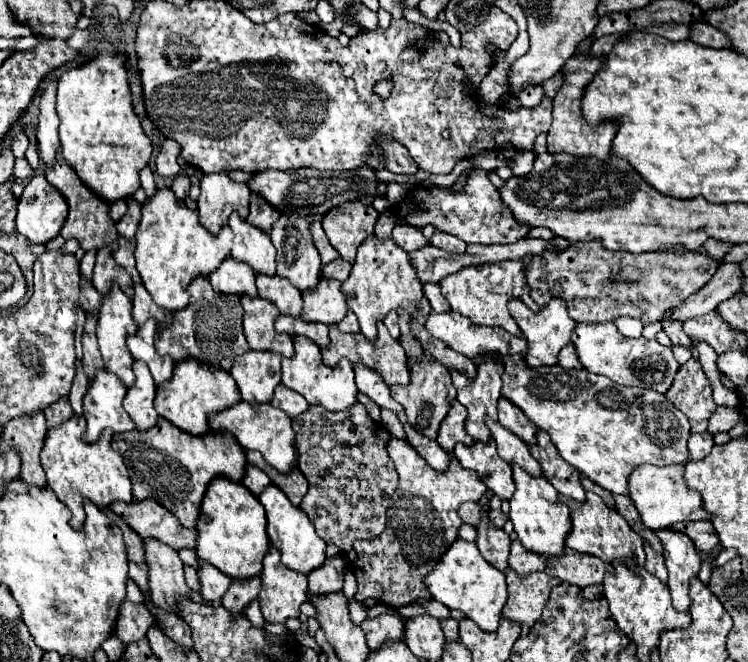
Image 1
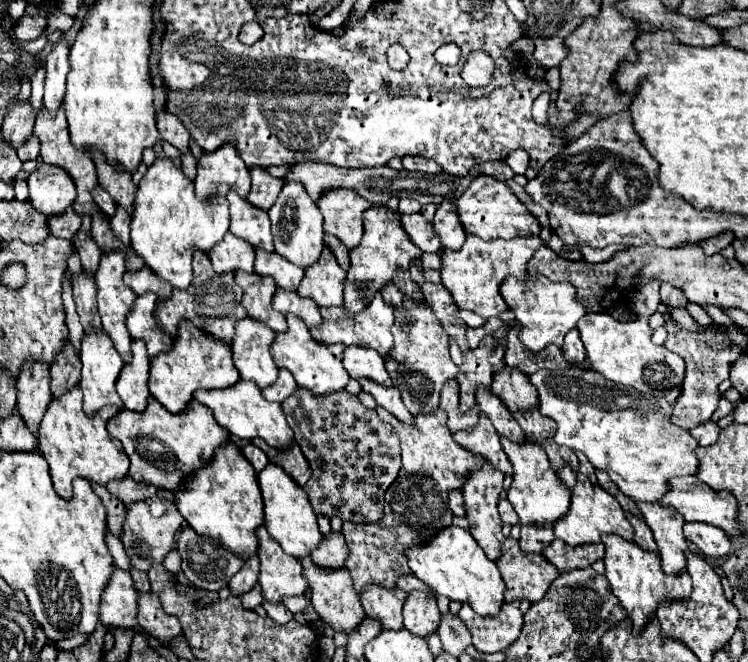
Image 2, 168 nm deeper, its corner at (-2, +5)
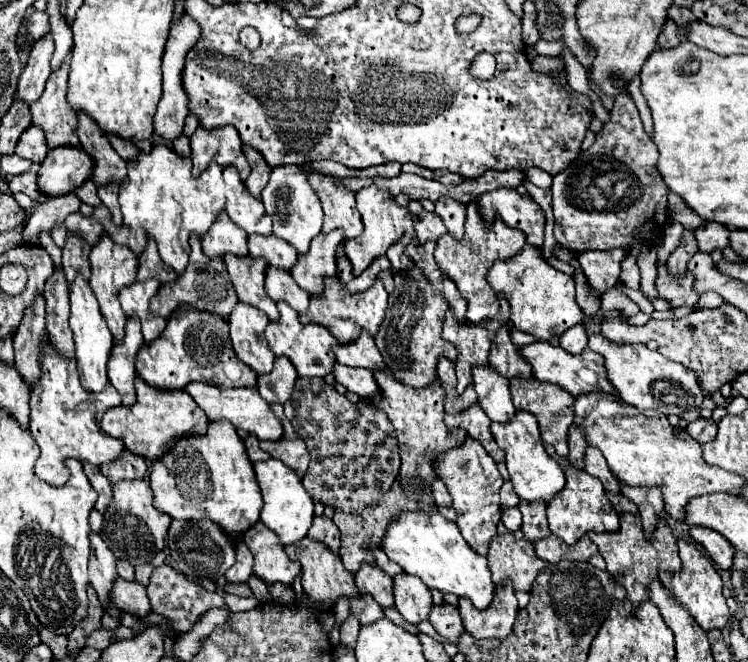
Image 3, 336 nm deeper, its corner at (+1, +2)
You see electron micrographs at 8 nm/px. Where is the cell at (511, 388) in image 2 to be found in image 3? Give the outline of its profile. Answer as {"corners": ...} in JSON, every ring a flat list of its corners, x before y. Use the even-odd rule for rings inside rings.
{"corners":[[509,324,501,326,501,330,495,334,495,340,493,340,493,346,491,346,491,352,489,352,489,364,499,372,503,374,505,378,515,378,515,376,521,376,521,378,531,378,533,372,531,372,531,364,523,358,519,346,515,346,511,342,511,336,509,336]]}

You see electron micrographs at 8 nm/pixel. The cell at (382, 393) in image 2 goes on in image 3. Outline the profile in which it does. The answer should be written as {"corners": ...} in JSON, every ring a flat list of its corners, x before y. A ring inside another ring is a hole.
{"corners":[[339,362,333,366,333,376,337,382,341,382,347,390,363,396,363,398,373,398,379,394,377,382,367,368,347,368,341,366]]}

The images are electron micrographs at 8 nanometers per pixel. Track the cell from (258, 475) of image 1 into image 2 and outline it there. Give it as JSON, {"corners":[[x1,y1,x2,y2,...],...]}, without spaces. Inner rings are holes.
{"corners":[[246,445,246,447,242,449,242,453,244,453,244,457,248,459,248,463,254,467,256,473,260,473,260,471,268,465,268,457,266,457,258,447,254,447,254,445]]}

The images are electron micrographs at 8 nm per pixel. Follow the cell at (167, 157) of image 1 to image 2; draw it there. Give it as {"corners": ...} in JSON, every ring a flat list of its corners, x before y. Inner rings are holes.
{"corners":[[168,111,158,113,156,119,158,119,158,121,156,121,156,127,158,127,162,139,168,141,168,143,172,143,172,145,174,145,176,149,180,149,182,153,188,153,188,151,190,151,190,135,188,135,188,131,184,129,184,125,182,125,176,117,168,115]]}

